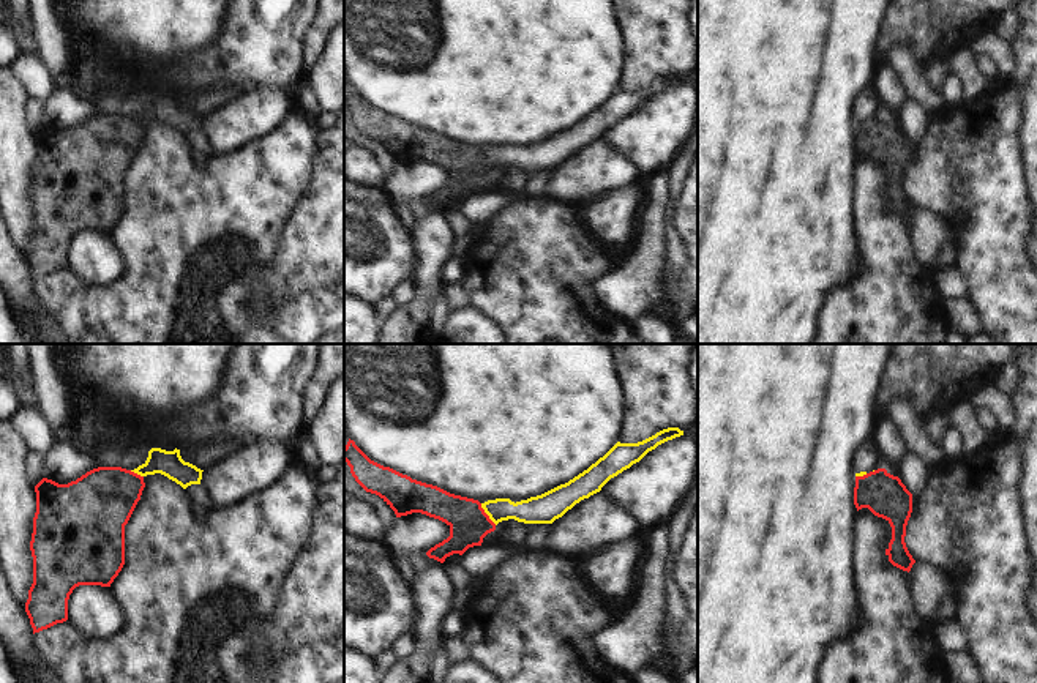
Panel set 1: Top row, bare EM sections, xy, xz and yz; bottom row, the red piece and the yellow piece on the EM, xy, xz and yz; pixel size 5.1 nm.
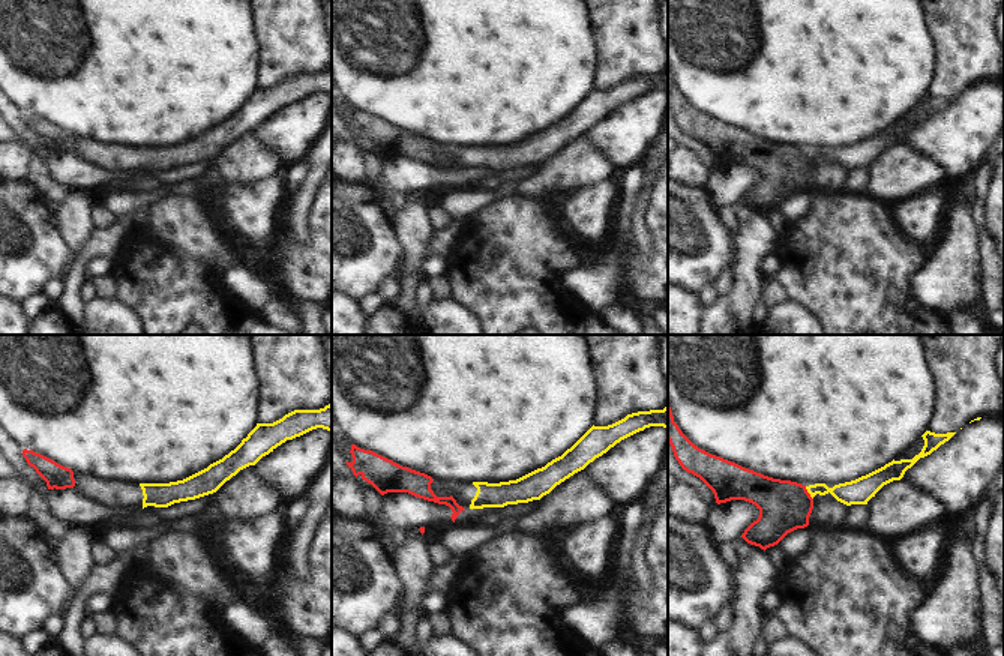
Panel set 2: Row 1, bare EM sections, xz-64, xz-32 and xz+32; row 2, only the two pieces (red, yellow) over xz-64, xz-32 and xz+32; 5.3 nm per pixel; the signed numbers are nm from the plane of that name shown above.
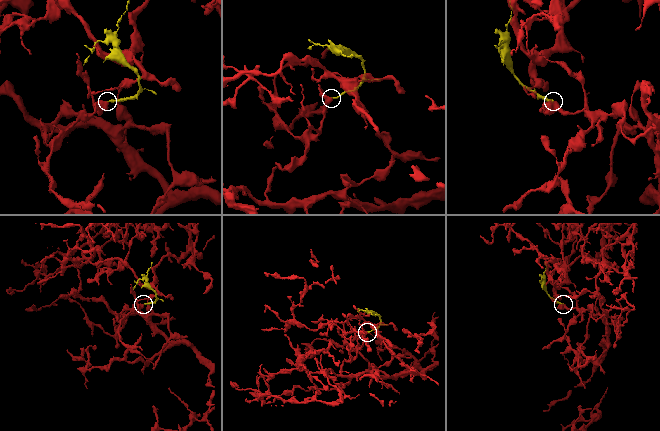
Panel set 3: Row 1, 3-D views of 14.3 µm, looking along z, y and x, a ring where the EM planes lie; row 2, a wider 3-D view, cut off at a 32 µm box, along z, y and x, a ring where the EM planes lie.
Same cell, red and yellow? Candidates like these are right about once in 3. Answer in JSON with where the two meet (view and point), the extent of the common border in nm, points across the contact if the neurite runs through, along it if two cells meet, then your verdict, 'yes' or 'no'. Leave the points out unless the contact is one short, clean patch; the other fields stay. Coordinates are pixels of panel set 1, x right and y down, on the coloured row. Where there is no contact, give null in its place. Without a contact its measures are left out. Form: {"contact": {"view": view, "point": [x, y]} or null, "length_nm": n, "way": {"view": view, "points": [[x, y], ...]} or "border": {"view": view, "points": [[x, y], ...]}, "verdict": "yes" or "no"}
{"contact": {"view": "xz", "point": [486, 515]}, "length_nm": 140, "border": {"view": "xz", "points": [[480, 503], [496, 524]]}, "verdict": "no"}

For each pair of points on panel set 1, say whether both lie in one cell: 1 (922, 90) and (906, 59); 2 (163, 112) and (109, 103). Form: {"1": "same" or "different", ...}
{"1": "same", "2": "same"}

